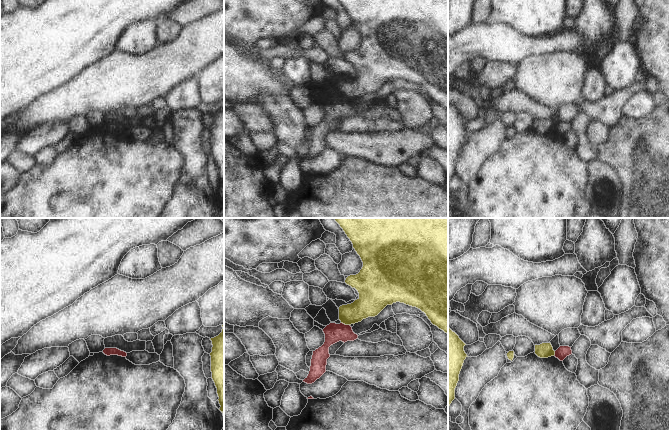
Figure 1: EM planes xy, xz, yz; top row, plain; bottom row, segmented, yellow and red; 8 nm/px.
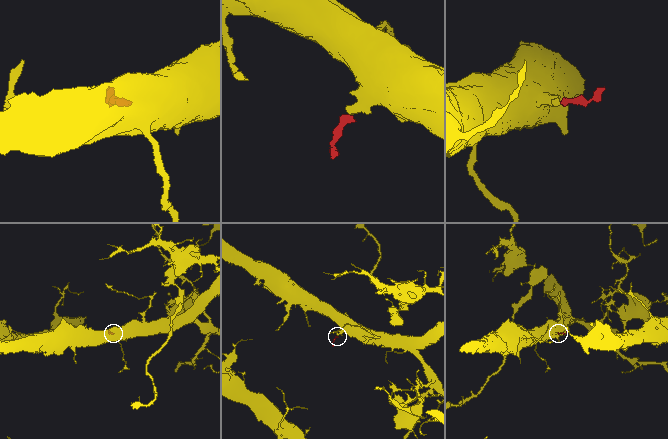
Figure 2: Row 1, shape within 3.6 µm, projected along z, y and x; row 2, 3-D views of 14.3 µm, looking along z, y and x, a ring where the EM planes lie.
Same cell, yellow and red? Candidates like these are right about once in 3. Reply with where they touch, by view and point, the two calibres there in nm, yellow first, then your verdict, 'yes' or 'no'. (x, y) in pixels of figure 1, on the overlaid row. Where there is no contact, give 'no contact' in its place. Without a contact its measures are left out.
meets yellow in xz at (345, 324); 200 nm thick on the yellow side, 150 nm on the other; no

